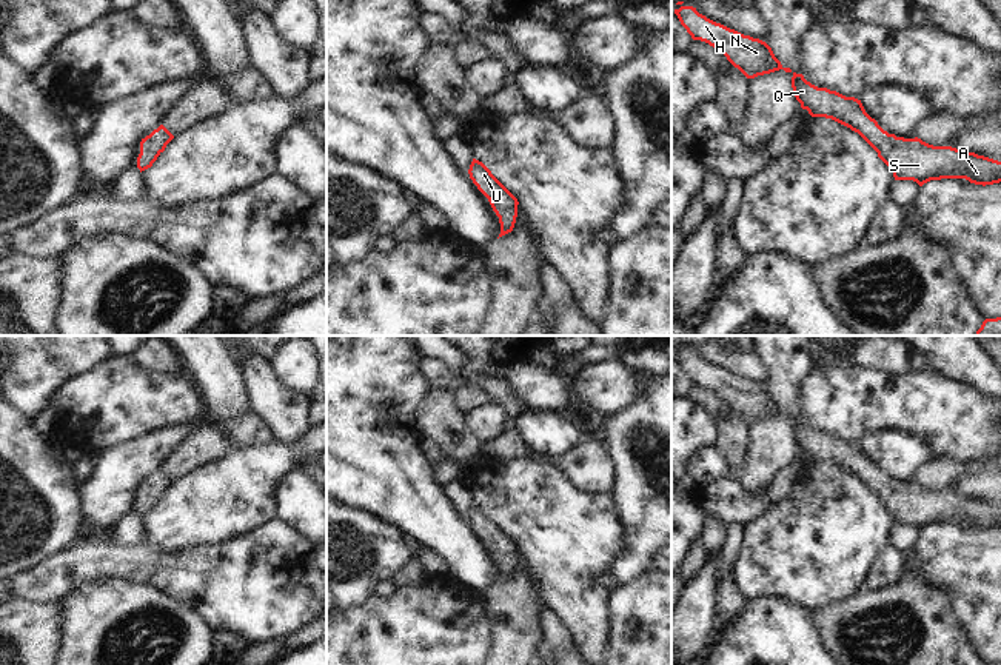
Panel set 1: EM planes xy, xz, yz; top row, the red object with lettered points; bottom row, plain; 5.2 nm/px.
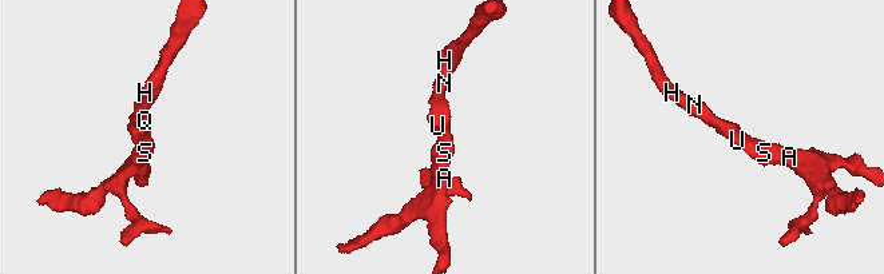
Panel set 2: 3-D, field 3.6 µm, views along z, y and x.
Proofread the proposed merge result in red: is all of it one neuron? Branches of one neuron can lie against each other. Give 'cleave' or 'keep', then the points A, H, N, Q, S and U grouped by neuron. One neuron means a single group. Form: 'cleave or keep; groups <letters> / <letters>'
keep; groups A H N Q S U

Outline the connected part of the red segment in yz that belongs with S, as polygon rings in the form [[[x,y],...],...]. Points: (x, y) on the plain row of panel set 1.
[[[676,348],[681,353],[675,359],[693,385],[722,397],[747,423],[779,414],[792,417],[793,439],[801,453],[812,462],[832,463],[858,477],[890,513],[895,525],[913,525],[919,531],[941,523],[966,523],[983,531],[1001,526],[1001,506],[952,491],[933,491],[918,482],[889,479],[865,457],[861,445],[812,429],[802,419],[784,413],[765,386],[716,368],[682,348]]]

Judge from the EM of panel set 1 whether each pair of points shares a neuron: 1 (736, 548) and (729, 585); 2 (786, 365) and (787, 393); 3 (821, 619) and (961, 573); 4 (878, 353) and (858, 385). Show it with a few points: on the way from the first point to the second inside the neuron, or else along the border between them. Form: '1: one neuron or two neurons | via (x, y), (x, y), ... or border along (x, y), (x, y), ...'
1: one neuron | via (729, 558), (727, 576)
2: one neuron | via (786, 371), (786, 387)
3: two neurons | border along (917, 564), (950, 590), (957, 611)
4: two neurons | border along (832, 359), (869, 370), (903, 374)

